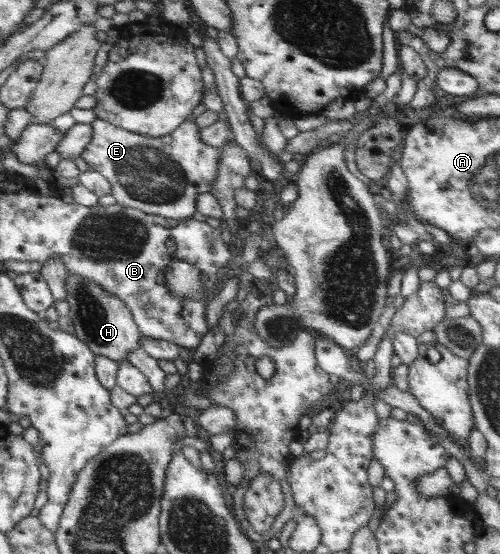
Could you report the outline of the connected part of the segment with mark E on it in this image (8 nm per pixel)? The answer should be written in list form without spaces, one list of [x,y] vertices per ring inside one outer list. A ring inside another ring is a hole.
[[[97,118],[93,125],[94,140],[82,157],[91,169],[110,179],[113,196],[125,207],[184,220],[199,211],[200,194],[212,192],[220,174],[223,147],[205,142],[201,137],[203,128],[196,121],[186,121],[172,134],[158,138],[116,126],[106,119]]]

